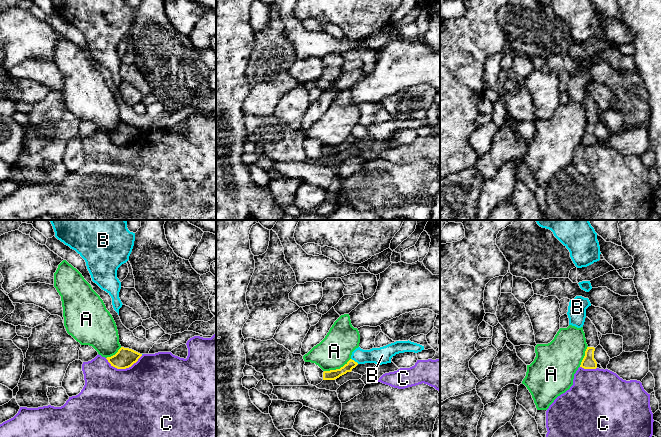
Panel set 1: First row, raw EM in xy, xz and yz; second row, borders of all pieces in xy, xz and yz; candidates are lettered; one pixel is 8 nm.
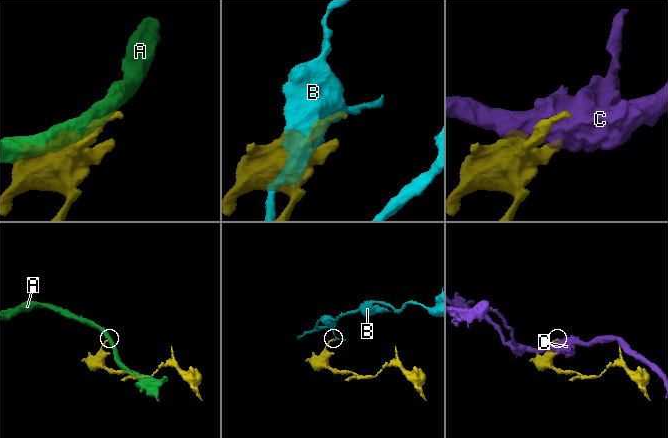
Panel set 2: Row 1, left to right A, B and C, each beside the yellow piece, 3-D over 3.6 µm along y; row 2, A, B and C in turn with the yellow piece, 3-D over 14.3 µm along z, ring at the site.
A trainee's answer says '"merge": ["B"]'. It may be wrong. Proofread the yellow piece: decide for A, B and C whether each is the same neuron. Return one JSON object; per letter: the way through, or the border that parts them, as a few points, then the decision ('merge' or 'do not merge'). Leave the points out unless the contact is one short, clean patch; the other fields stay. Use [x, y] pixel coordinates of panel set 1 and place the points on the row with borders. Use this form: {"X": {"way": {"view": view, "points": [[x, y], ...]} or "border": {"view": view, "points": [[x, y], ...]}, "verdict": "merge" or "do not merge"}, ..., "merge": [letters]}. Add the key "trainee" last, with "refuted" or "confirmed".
{"A": {"border": {"view": "xz", "points": [[350, 358], [339, 368], [324, 371]]}, "verdict": "do not merge"}, "B": {"border": {"view": "xz", "points": [[351, 358], [358, 363]]}, "verdict": "do not merge"}, "C": {"verdict": "do not merge"}, "merge": [], "trainee": "refuted"}

